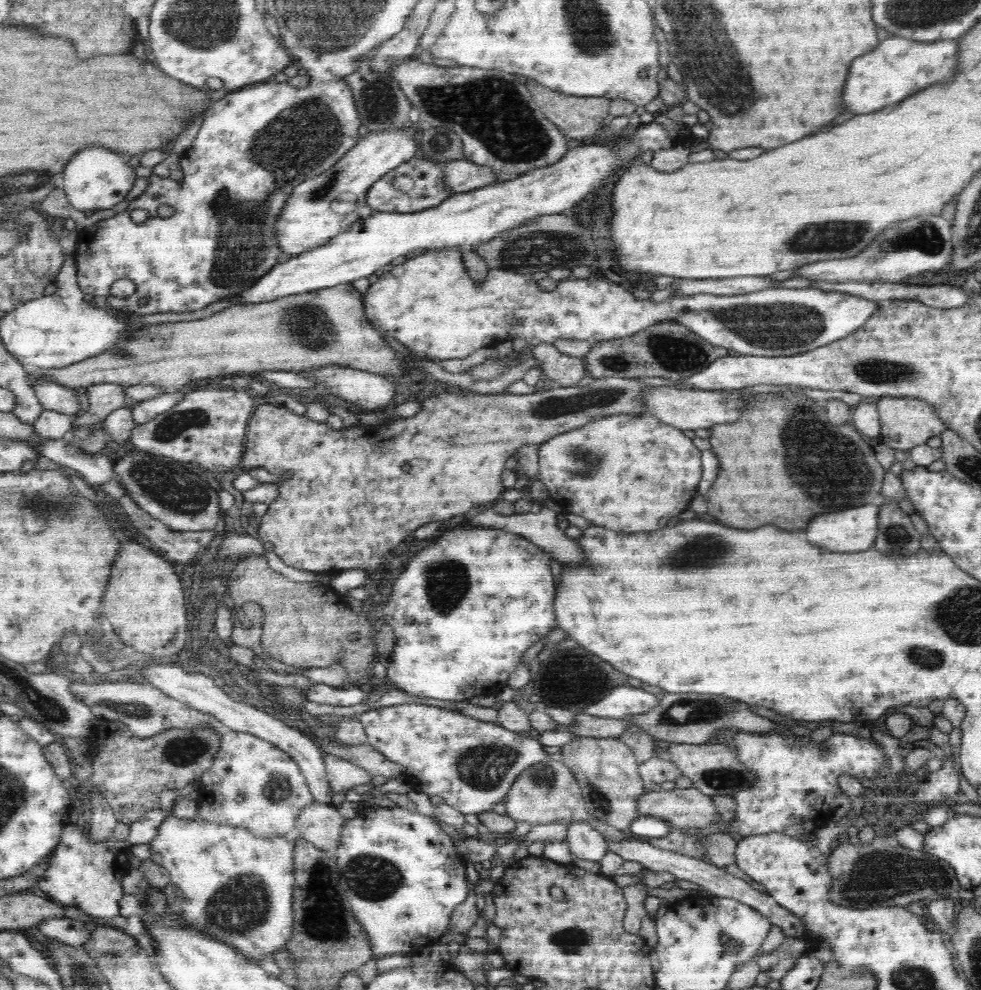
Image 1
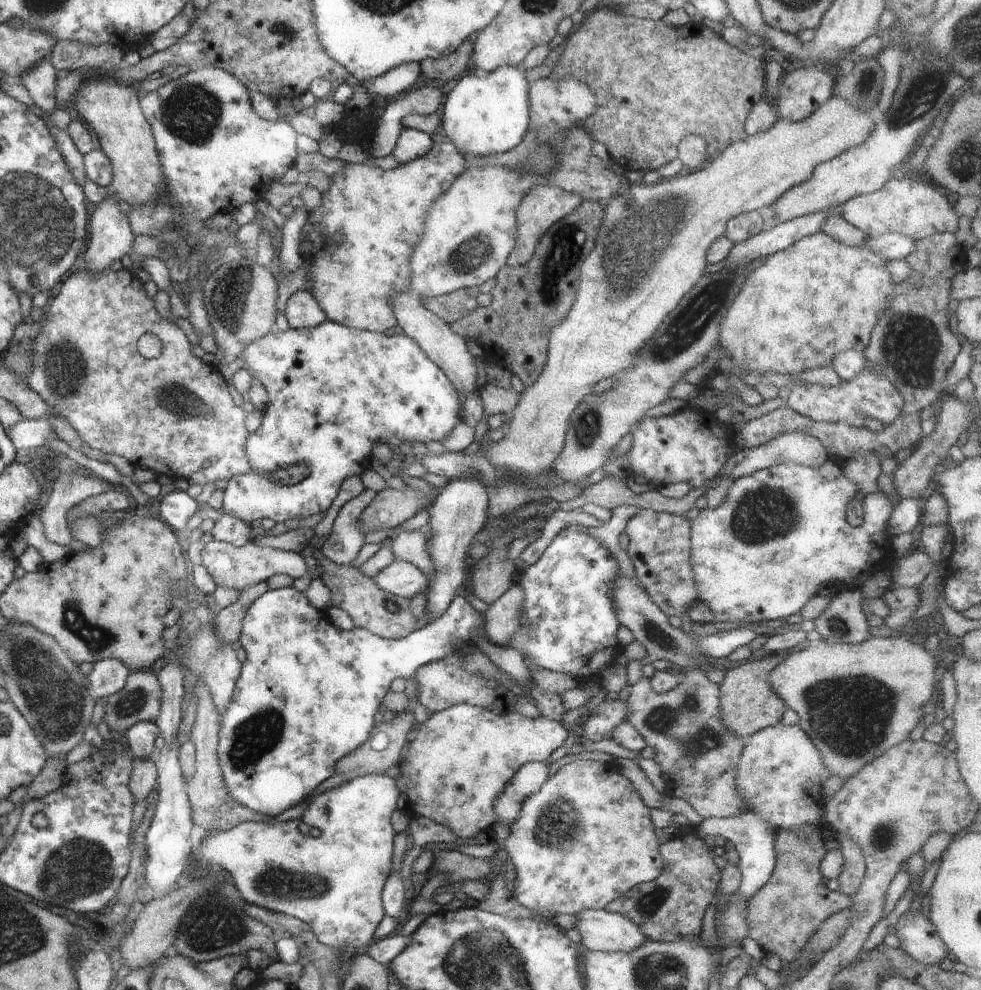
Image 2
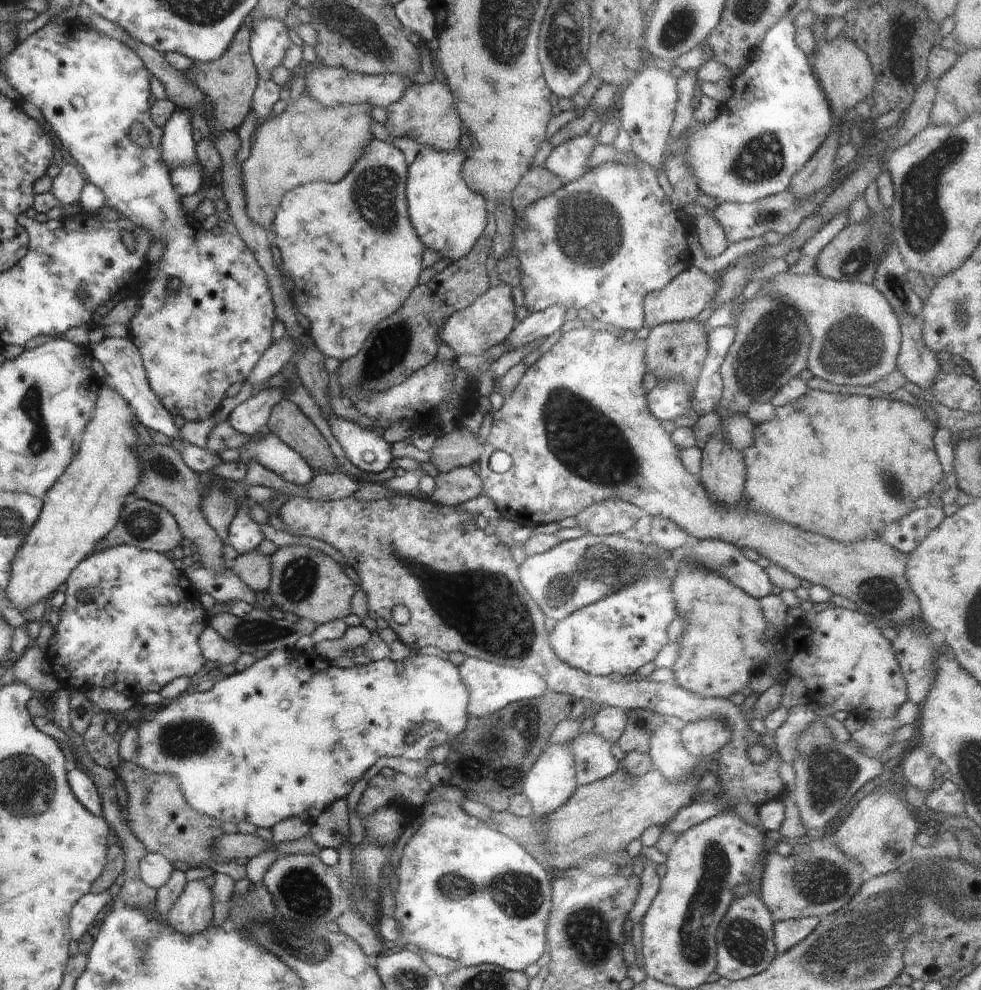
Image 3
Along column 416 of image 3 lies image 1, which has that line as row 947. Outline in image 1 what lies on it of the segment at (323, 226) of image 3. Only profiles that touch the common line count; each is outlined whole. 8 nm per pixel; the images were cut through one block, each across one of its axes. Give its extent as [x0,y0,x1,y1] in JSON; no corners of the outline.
[149,815,296,963]

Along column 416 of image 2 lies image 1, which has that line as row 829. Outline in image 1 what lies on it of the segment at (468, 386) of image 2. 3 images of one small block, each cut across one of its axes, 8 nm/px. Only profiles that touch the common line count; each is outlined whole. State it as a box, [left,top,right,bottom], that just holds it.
[295,802,346,851]

